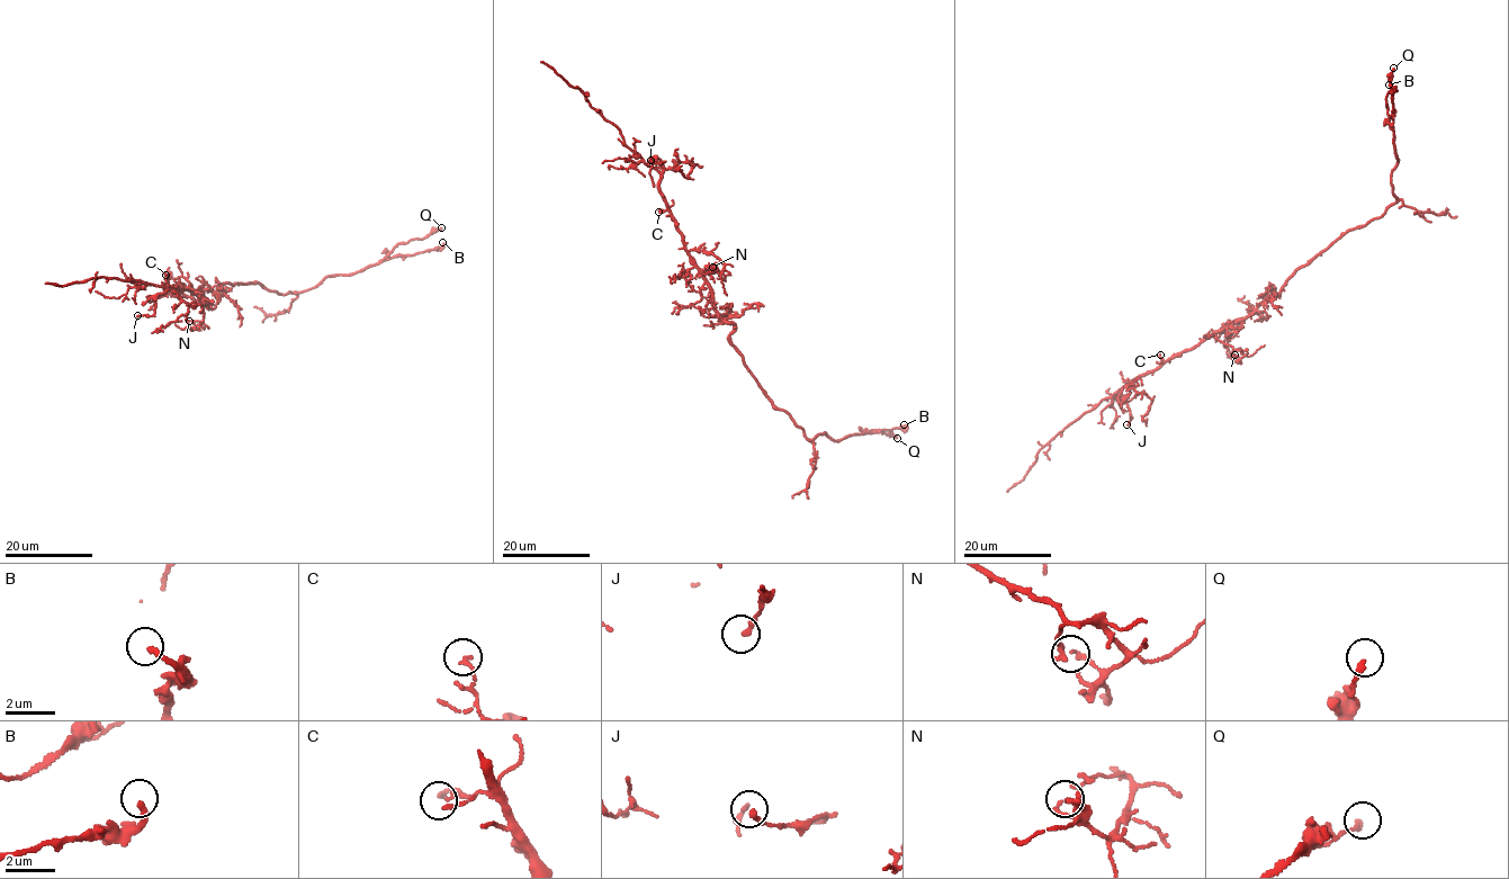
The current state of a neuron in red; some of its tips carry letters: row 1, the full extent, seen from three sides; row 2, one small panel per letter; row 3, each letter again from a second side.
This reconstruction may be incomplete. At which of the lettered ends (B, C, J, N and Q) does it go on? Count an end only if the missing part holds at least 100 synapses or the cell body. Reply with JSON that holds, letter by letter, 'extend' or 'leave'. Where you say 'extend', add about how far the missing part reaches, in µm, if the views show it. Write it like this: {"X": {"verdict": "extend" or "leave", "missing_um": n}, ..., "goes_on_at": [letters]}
{"B": {"verdict": "leave"}, "C": {"verdict": "leave"}, "J": {"verdict": "leave"}, "N": {"verdict": "leave"}, "Q": {"verdict": "leave"}, "goes_on_at": []}

